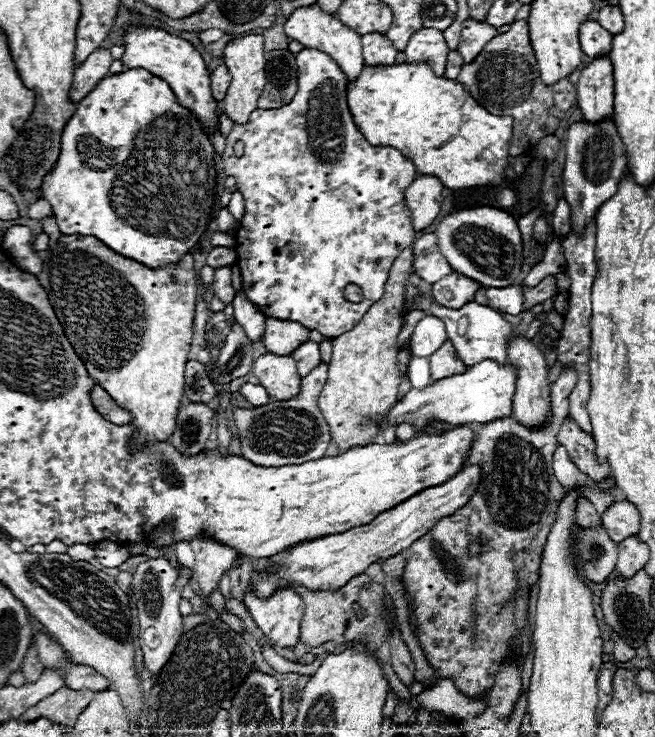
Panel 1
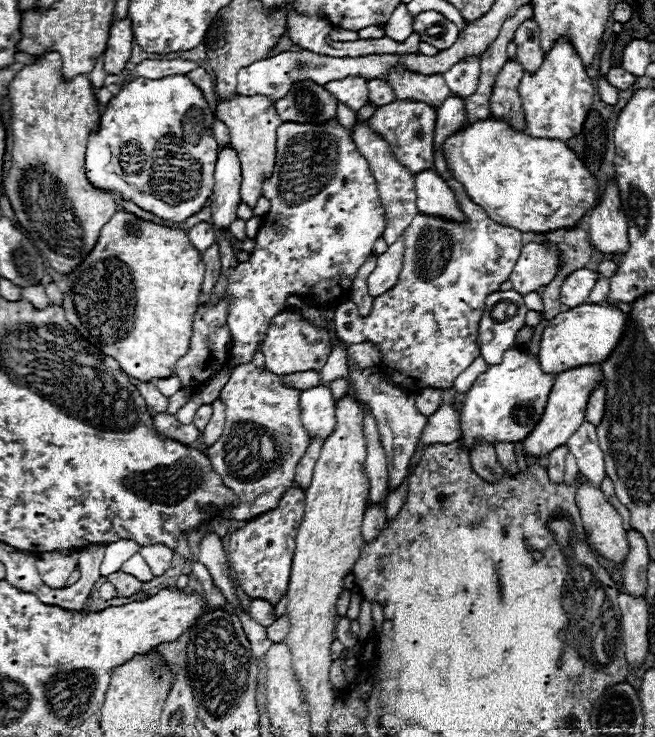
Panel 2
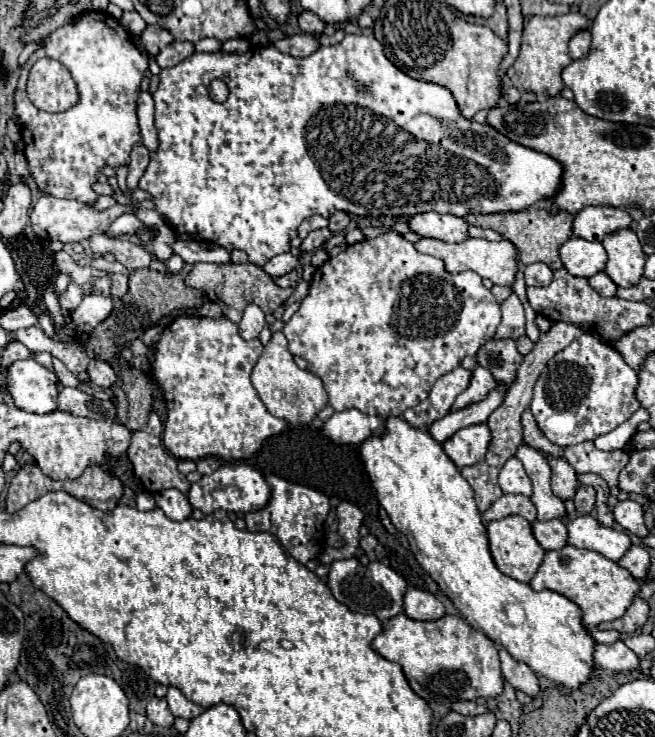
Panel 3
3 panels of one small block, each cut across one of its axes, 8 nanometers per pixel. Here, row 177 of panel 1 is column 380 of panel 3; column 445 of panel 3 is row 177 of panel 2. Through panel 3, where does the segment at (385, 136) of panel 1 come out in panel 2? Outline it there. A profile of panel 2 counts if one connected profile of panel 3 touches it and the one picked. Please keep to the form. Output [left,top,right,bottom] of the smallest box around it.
[444,116,598,232]

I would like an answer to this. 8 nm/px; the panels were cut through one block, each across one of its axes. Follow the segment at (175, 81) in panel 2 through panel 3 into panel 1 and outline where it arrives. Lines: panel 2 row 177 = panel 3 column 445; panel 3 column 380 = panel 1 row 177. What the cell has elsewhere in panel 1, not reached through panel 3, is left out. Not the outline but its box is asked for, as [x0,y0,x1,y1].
[44,68,216,268]

